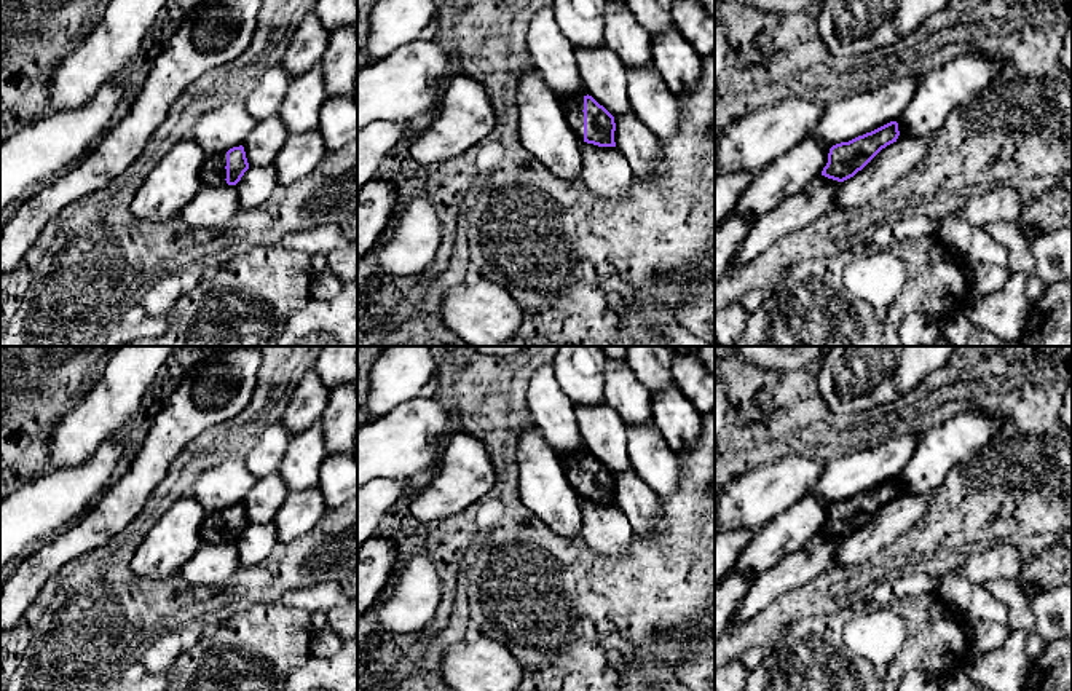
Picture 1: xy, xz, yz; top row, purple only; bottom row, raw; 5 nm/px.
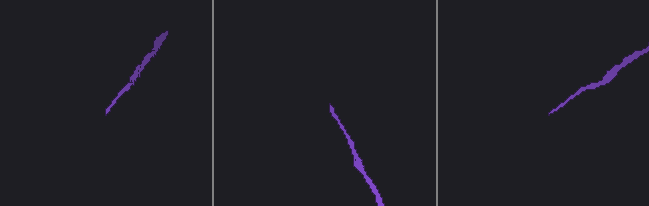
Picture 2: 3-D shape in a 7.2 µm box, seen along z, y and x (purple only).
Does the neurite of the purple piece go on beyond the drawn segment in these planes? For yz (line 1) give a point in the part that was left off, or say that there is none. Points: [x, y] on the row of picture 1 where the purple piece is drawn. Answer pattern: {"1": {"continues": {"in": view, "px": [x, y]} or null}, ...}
{"1": {"continues": null}}

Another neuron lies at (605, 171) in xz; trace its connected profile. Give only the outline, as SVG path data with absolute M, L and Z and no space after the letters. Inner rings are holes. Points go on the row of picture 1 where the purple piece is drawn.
M579 142L582 153L581 179L605 201L624 201L629 198L633 172L625 156L616 147L598 147Z

